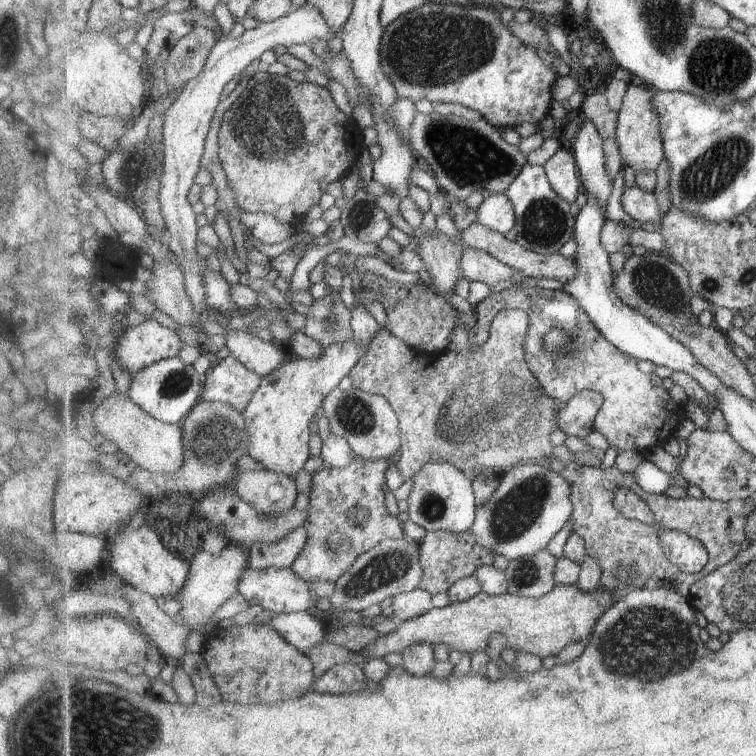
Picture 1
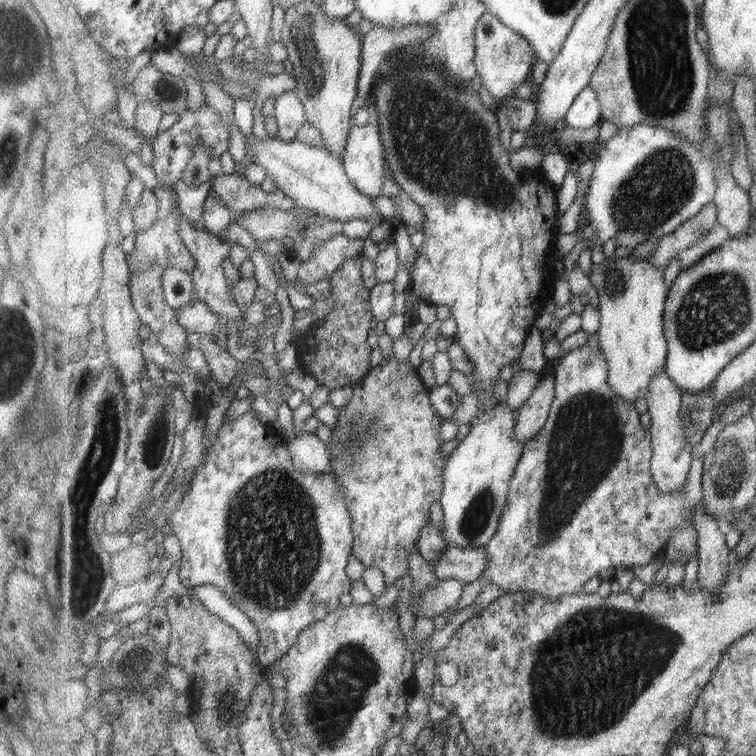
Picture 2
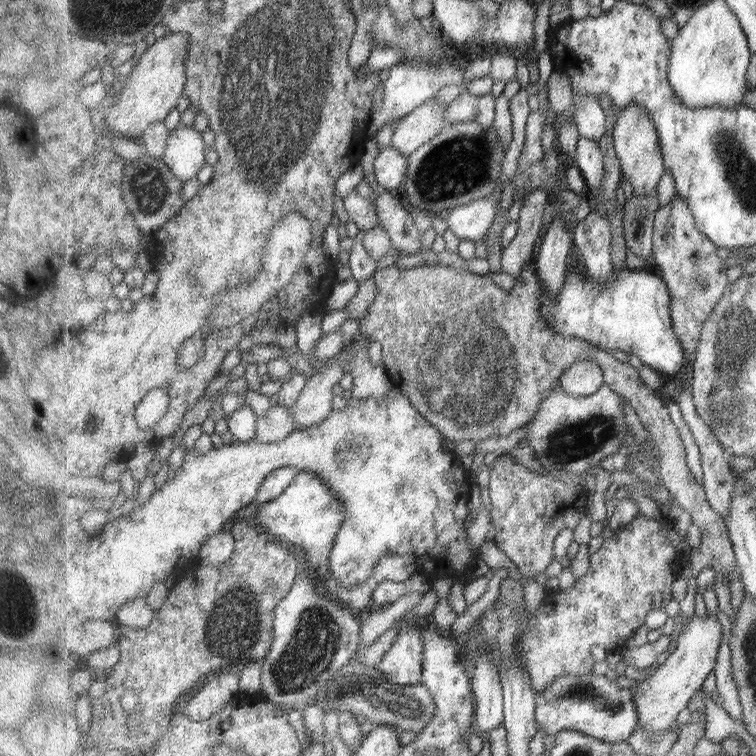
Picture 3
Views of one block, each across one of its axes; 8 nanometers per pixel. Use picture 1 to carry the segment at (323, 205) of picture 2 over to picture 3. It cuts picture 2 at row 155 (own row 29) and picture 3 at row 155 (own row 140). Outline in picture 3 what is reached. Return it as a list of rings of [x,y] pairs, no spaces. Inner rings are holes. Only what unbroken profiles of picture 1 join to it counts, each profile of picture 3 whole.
[[[181,124],[171,131],[163,159],[175,176],[190,181],[197,178],[199,171],[206,166],[206,151],[201,132]]]

